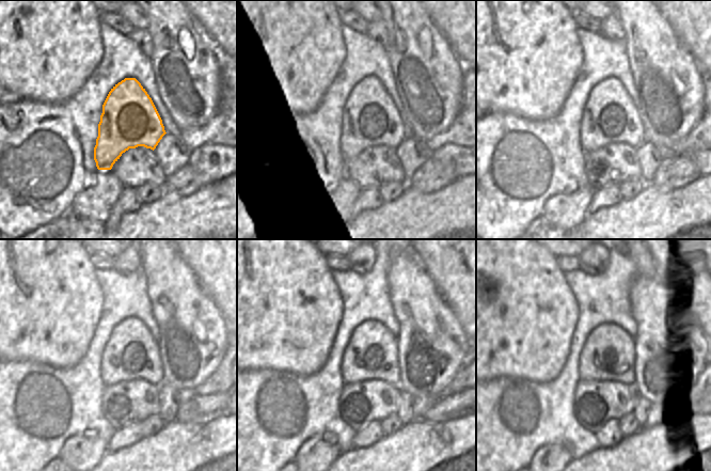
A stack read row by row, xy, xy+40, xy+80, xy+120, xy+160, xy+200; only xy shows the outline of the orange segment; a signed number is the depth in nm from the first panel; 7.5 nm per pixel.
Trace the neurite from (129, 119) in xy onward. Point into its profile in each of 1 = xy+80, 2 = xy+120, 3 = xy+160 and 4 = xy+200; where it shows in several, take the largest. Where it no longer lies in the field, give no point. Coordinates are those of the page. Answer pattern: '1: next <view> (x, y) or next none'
1: next xy+80 (610, 116)
2: next xy+120 (131, 352)
3: next xy+160 (372, 351)
4: next xy+200 (609, 354)

